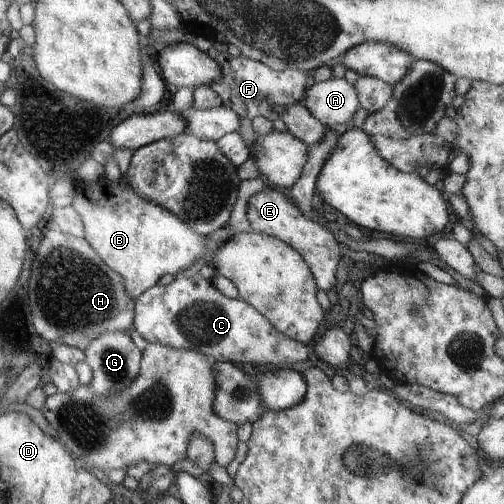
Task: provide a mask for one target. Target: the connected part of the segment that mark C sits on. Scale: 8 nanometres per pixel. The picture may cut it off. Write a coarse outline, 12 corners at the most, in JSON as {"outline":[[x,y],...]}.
{"outline":[[175,278],[135,300],[148,343],[214,362],[294,364],[284,336],[210,280]]}

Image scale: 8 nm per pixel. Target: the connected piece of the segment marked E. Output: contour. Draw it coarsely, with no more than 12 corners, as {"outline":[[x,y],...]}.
{"outline":[[264,187],[252,194],[252,232],[289,244],[318,288],[336,282],[342,256],[330,229],[292,199]]}

